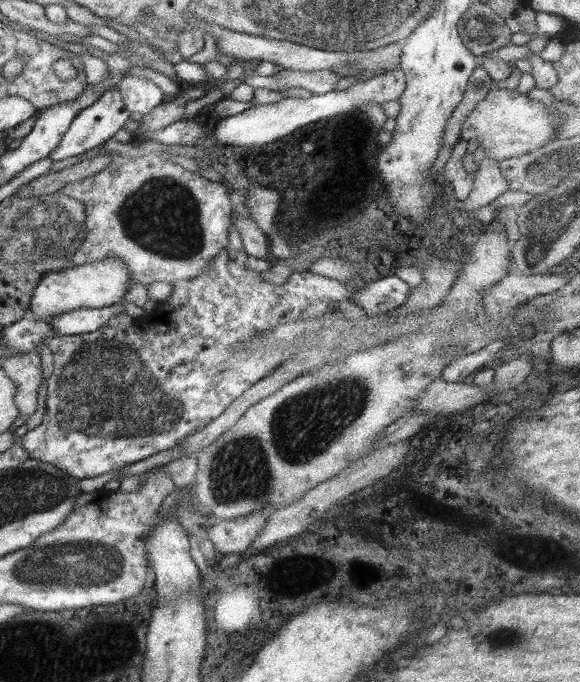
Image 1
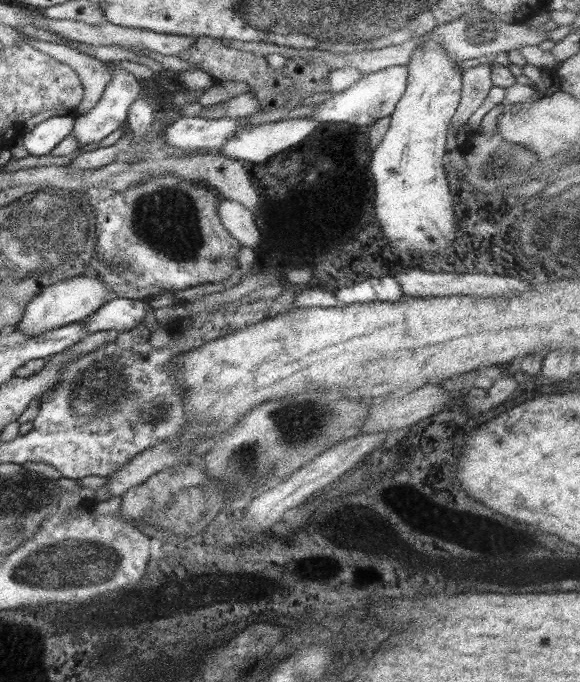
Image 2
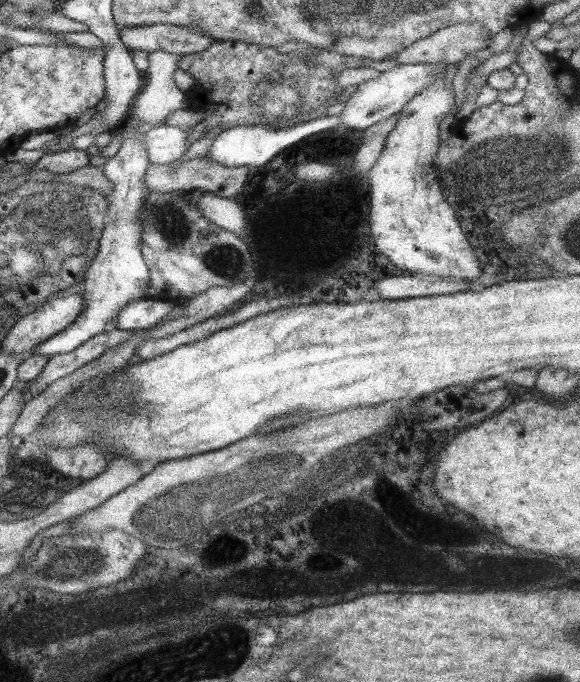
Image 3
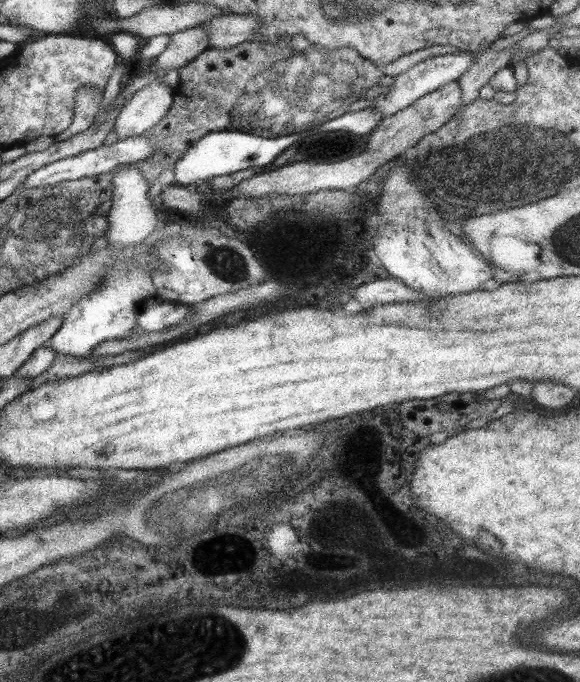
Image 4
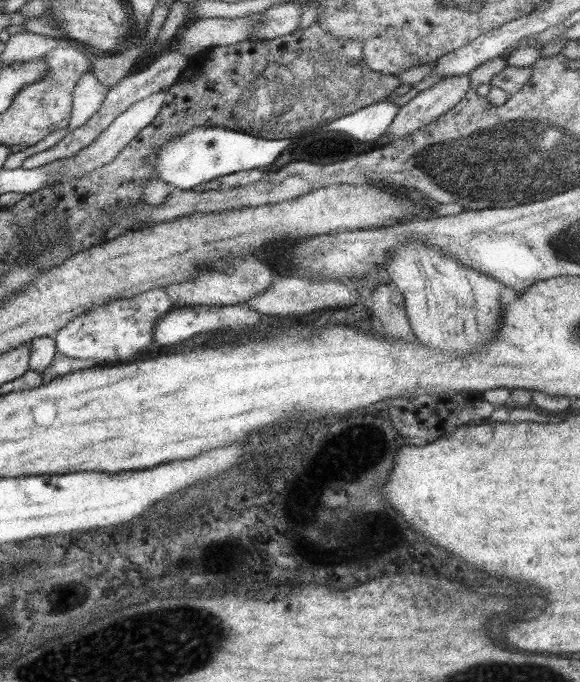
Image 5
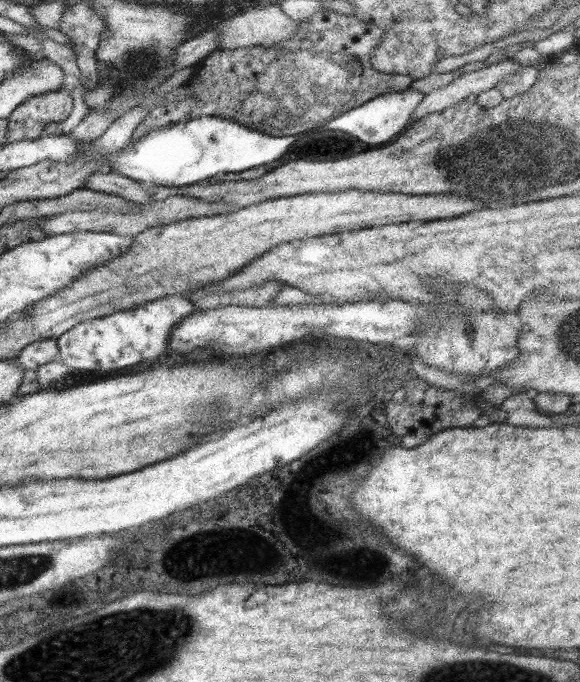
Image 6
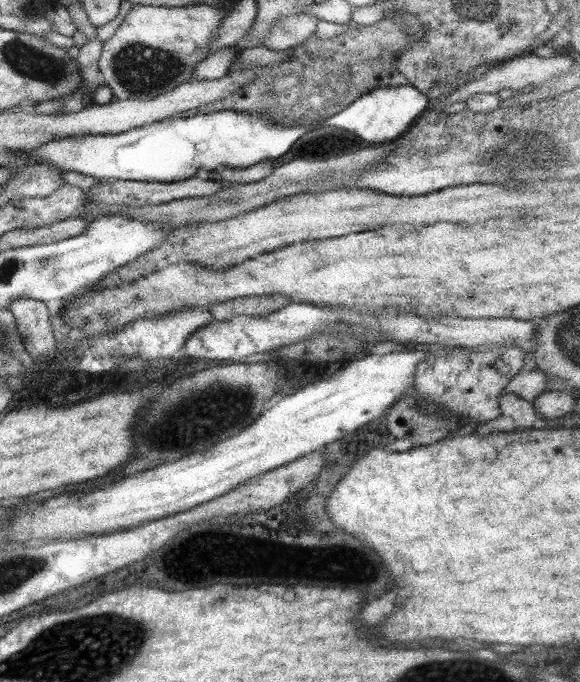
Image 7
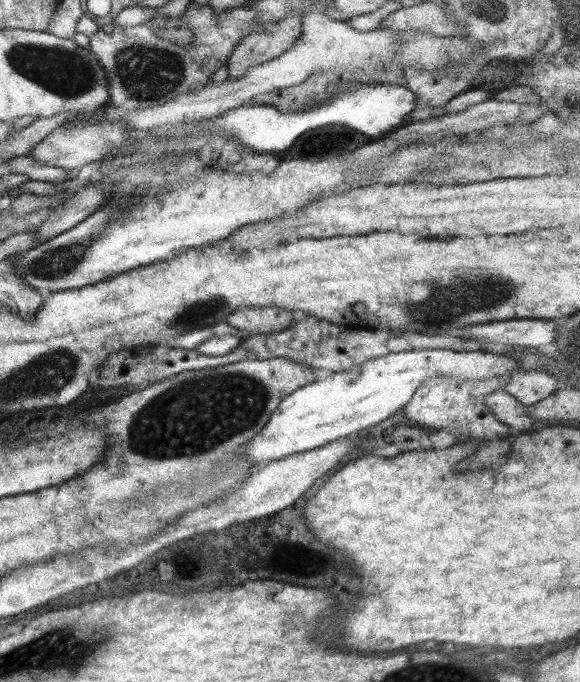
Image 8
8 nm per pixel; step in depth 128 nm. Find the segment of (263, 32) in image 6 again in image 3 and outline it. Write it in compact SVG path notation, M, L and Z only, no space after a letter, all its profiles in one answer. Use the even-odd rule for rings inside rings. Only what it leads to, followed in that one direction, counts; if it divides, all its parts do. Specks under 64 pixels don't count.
M153 51L148 53L148 67L146 68L148 80L141 86L139 92L132 98L131 106L126 112L126 124L154 124L174 110L187 109L191 106L191 100L181 92L174 83L173 73L178 69L181 55L174 55L165 51Z

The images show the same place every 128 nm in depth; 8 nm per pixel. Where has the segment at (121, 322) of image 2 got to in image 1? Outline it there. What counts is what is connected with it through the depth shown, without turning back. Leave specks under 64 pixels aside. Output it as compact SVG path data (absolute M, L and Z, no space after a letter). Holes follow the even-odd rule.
M120 302L103 308L79 308L51 316L47 326L57 336L87 334L107 326L107 321L120 312L125 312Z

